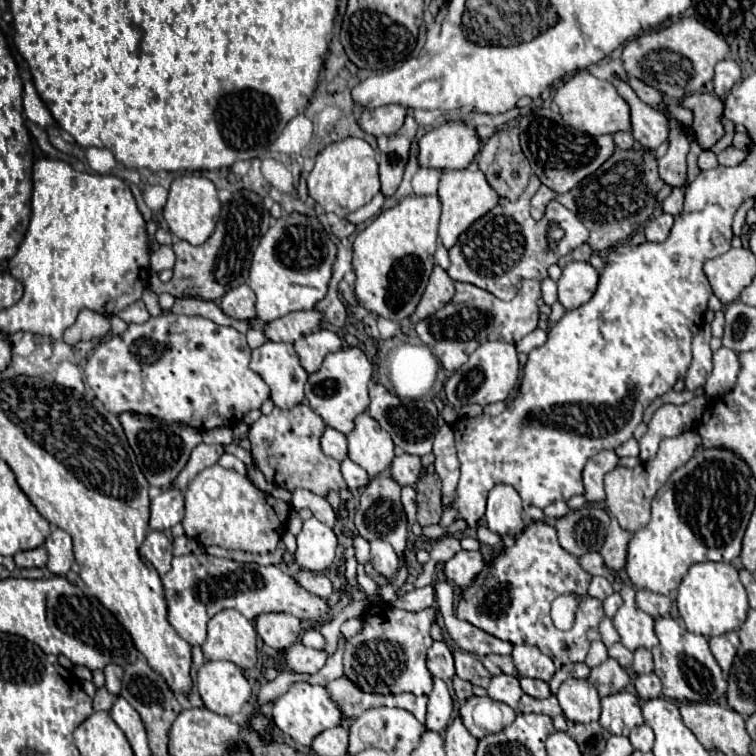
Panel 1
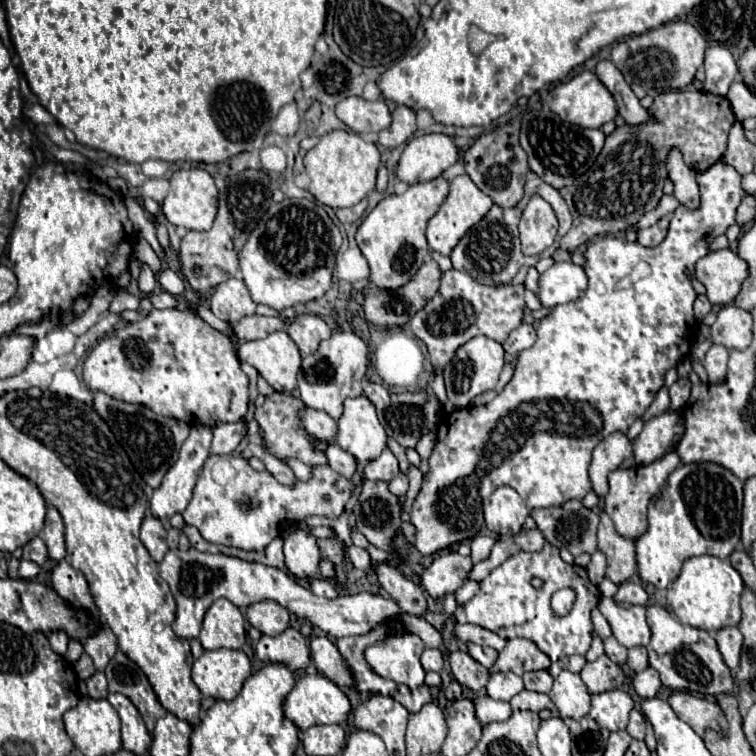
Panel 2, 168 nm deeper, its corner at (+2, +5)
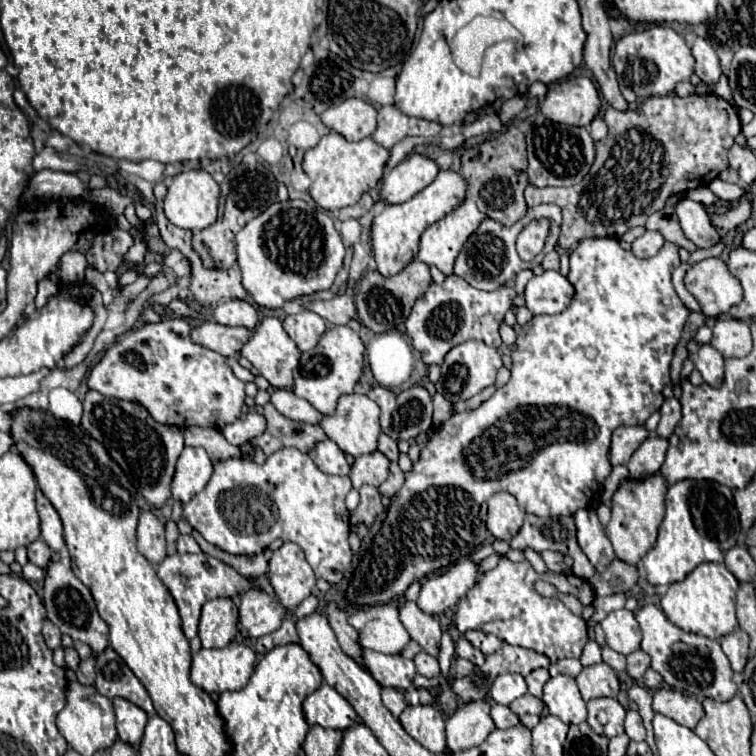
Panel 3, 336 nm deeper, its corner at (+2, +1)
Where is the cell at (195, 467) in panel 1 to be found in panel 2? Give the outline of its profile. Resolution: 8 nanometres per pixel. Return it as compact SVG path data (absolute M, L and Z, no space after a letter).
M239 420L235 424L221 424L213 432L213 442L209 454L233 454L241 442L245 430L245 422Z

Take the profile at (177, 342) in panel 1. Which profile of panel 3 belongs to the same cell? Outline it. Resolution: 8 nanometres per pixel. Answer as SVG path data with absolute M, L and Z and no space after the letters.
M171 318L171 320L159 322L159 324L143 324L141 328L137 328L137 330L133 330L133 332L125 334L125 338L119 340L117 344L113 344L113 348L109 348L109 350L105 352L105 356L91 368L89 380L87 380L89 388L101 392L103 396L115 396L115 398L121 398L121 400L137 402L137 404L141 404L141 406L145 406L145 408L149 410L149 414L153 416L155 422L161 422L161 424L173 424L173 426L179 426L179 428L181 428L181 426L183 426L183 428L187 428L187 426L207 426L207 428L217 428L217 430L221 430L225 424L235 422L235 420L239 418L241 410L243 410L243 404L245 404L245 382L241 382L239 378L235 378L235 374L231 372L231 368L227 366L227 362L225 362L223 356L219 356L217 352L211 352L211 350L207 350L207 348L199 348L199 344L191 344L189 332L191 332L191 326L187 324L185 318Z

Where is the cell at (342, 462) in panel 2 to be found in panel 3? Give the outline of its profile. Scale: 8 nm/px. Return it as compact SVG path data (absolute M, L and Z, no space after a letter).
M321 440L317 442L307 456L317 464L317 468L325 474L339 474L339 476L347 476L351 466L345 458L345 454L339 450L339 446L333 440Z

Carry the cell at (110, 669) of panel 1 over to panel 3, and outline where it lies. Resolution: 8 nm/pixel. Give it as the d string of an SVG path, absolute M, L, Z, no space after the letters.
M67 552L57 554L51 560L51 564L47 566L45 586L43 586L43 604L47 608L47 618L53 624L57 624L63 634L69 634L71 638L77 638L77 640L89 644L93 654L99 654L99 652L103 652L103 648L109 646L109 628L107 628L105 620L101 620L101 616L97 614L89 588L73 574L71 558Z

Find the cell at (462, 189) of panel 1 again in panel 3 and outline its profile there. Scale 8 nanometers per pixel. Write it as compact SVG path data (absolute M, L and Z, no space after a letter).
M465 198L459 208L455 208L451 214L431 224L423 232L417 260L429 266L437 266L443 274L451 274L459 250L479 228L483 218L485 216L483 212L479 212L475 202L471 198Z

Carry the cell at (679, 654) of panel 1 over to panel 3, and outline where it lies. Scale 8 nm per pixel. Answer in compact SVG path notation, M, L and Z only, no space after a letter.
M653 604L643 606L639 612L635 612L635 618L643 632L641 648L651 656L651 668L663 676L665 684L691 696L711 698L717 702L727 702L737 694L737 684L733 682L733 670L717 640L677 628L667 620L663 610Z

